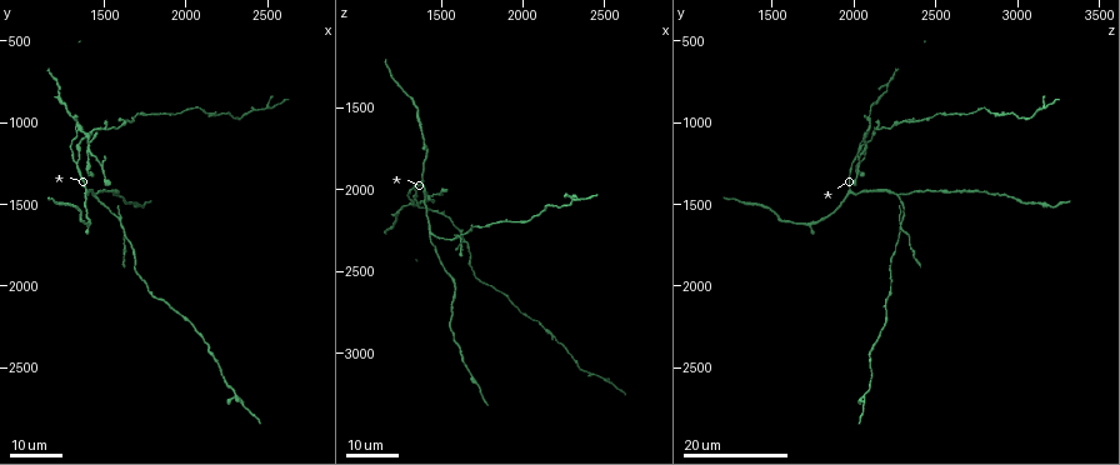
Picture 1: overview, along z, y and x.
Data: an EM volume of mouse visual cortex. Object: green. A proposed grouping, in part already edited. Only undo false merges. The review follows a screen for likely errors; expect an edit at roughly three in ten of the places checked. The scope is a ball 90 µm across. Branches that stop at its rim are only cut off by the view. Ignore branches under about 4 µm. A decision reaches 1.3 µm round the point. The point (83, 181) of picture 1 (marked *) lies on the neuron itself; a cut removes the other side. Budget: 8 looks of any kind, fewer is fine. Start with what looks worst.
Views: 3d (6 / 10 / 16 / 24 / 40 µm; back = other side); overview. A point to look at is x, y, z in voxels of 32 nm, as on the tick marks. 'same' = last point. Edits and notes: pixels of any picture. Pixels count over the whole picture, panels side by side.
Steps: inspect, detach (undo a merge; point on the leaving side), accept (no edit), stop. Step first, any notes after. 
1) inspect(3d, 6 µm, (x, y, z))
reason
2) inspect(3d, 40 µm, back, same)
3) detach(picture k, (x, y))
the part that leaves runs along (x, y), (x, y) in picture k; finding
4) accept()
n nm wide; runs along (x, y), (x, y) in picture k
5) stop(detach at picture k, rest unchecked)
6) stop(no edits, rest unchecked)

inspect(3d, 24 µm, (1620, 1660, 2280))
three arms meet

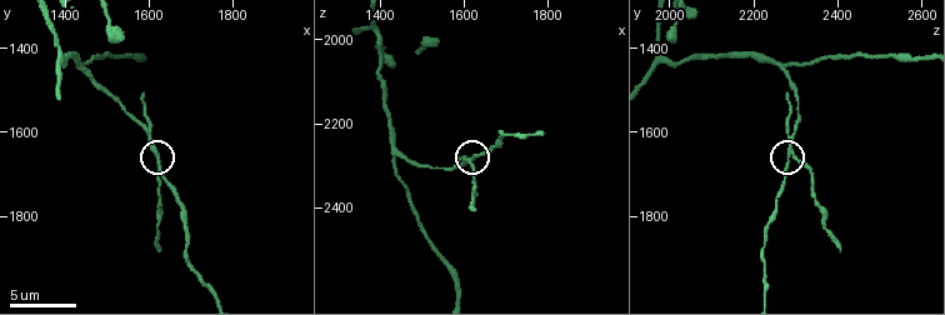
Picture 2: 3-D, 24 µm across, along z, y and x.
inspect(3d, 6 µm, (1625, 1660, 2295))
zoom in

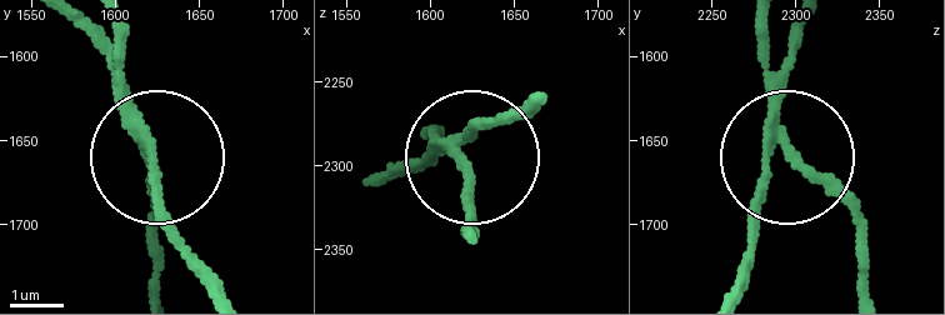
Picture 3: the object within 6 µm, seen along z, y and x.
detach(picture 3, (470, 175))
side arm 9 µm; 3 arms; a second neuron is stuck on

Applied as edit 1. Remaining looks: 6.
inspect(overview)
see it whole again

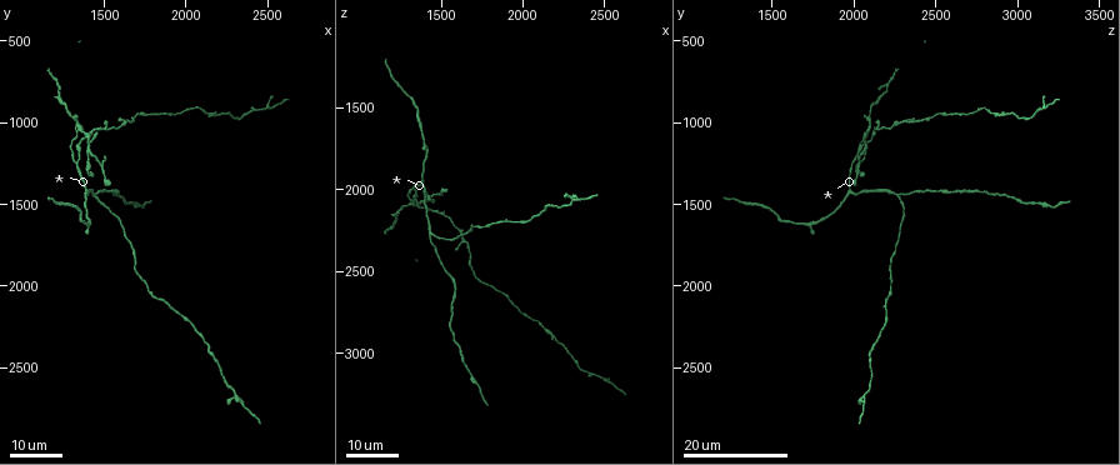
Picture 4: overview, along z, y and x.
inspect(3d, 16 µm, (1340, 1240, 1980))
three arms meet

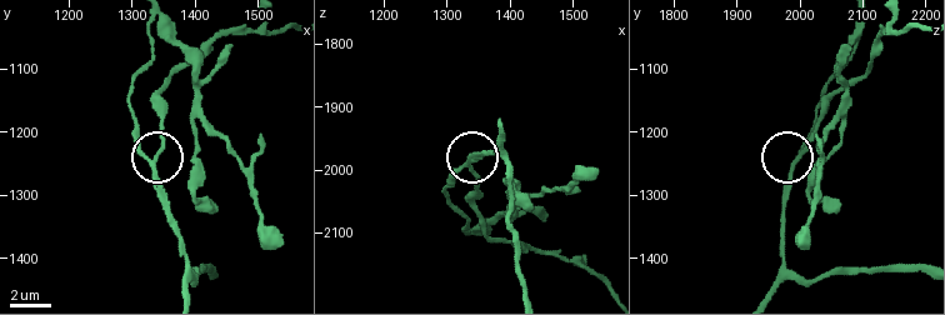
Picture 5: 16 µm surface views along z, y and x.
inspect(3d, 10 µm, (1330, 1245, 2000))

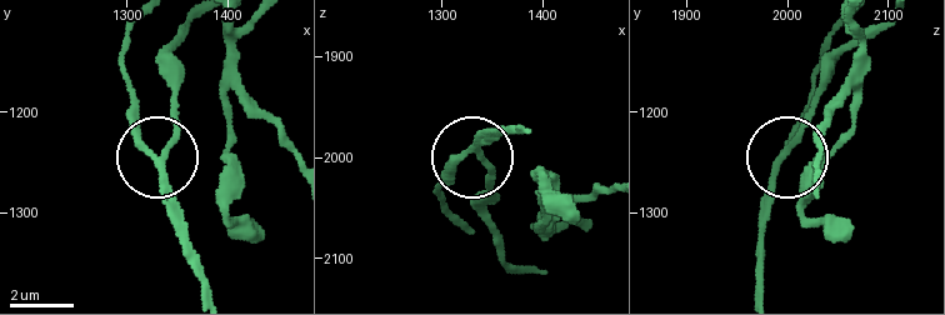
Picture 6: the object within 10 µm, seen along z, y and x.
detach(picture 6, (131, 101))
the part that leaves runs along (141, 141), (125, 79), (128, 23) in picture 6; a second neuron is stuck on

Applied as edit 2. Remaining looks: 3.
inspect(3d, 6 µm, (1385, 1430, 1980))
three arms meet

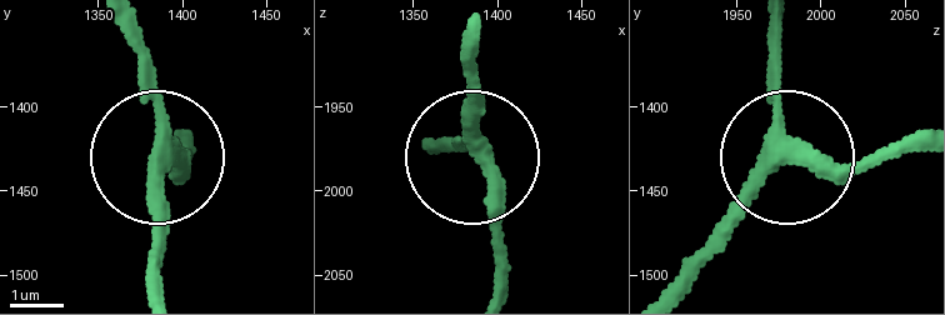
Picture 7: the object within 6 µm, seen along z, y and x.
accept()
310 nm wide; all the same neuron

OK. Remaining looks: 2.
inspect(3d, 10 µm, (1435, 1445, 2275))
three arms meet

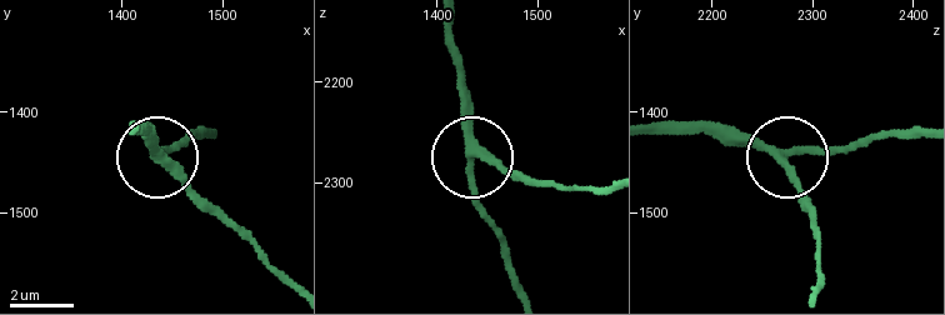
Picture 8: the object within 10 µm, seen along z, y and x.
inspect(3d, 6 µm, (1442, 1448, 2272))

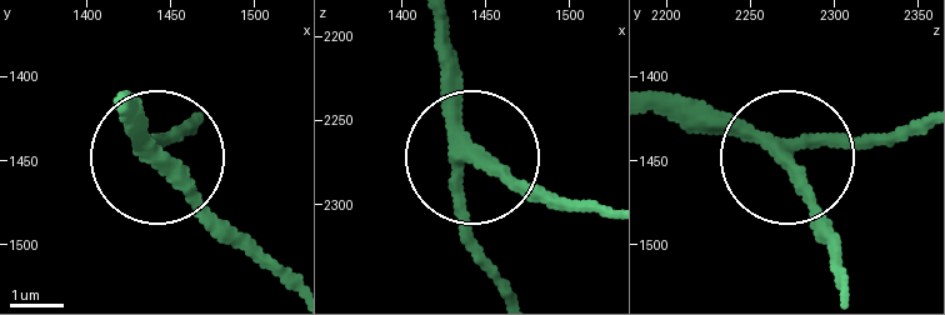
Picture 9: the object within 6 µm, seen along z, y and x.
accept()
270 nm wide; runs along (445, 29), (445, 110), (468, 150), (459, 231), (481, 266) in picture 9; continuous, no second neuron

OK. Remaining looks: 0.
stop(detach at picture 3, detach at picture 6, rest unchecked)

